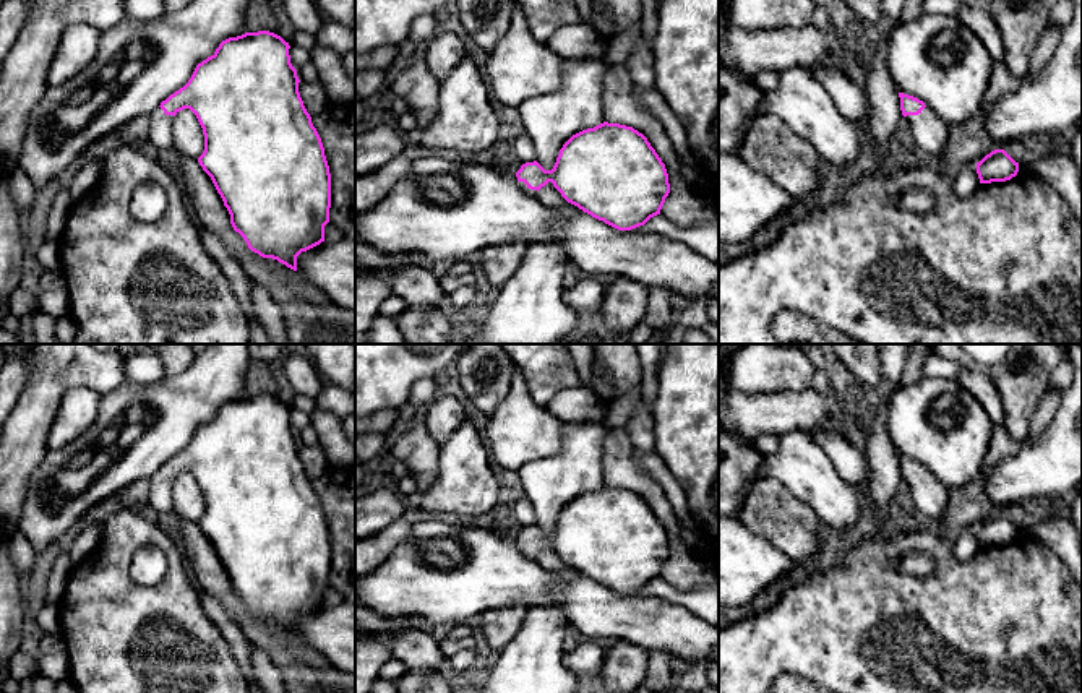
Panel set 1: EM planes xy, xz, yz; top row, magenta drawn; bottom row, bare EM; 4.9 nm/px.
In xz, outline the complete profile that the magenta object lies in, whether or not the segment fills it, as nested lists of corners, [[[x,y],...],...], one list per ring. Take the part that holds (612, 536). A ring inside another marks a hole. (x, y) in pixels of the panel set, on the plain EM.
[[[608,485],[573,498],[552,534],[534,524],[522,527],[516,540],[527,558],[552,545],[568,566],[618,594],[660,578],[670,557],[665,527],[647,501]]]

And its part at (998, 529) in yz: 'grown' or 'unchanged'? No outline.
unchanged

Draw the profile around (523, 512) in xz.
[[[524,495],[521,497],[513,510],[511,510],[511,516],[522,526],[534,526],[535,524],[535,510],[532,506],[532,503],[529,501],[529,498]]]

